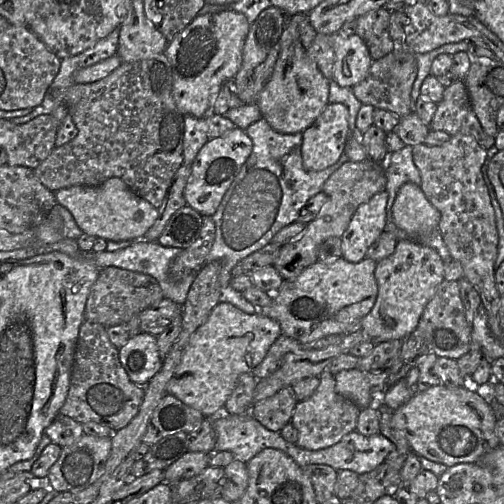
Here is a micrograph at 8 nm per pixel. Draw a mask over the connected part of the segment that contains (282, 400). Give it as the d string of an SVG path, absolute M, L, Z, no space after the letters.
M288 386L269 398L253 403L250 414L267 429L280 432L291 422L297 402L293 388Z

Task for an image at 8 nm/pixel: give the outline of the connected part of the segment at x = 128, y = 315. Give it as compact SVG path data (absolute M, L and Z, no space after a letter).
M108 266L100 269L99 276L91 287L85 306L85 321L95 322L105 327L125 324L142 310L163 299L163 292L152 276Z

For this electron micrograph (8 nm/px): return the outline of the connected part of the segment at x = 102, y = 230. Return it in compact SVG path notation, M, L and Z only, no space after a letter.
M111 177L98 186L63 188L55 192L55 198L70 212L83 233L107 241L144 239L158 218L158 210L136 195L118 177Z

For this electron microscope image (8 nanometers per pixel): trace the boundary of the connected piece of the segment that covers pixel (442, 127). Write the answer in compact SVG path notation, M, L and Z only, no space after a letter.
M459 80L445 88L443 98L437 104L430 128L435 131L444 131L451 136L470 135L486 150L495 144L495 137L485 133L472 109L464 80Z

